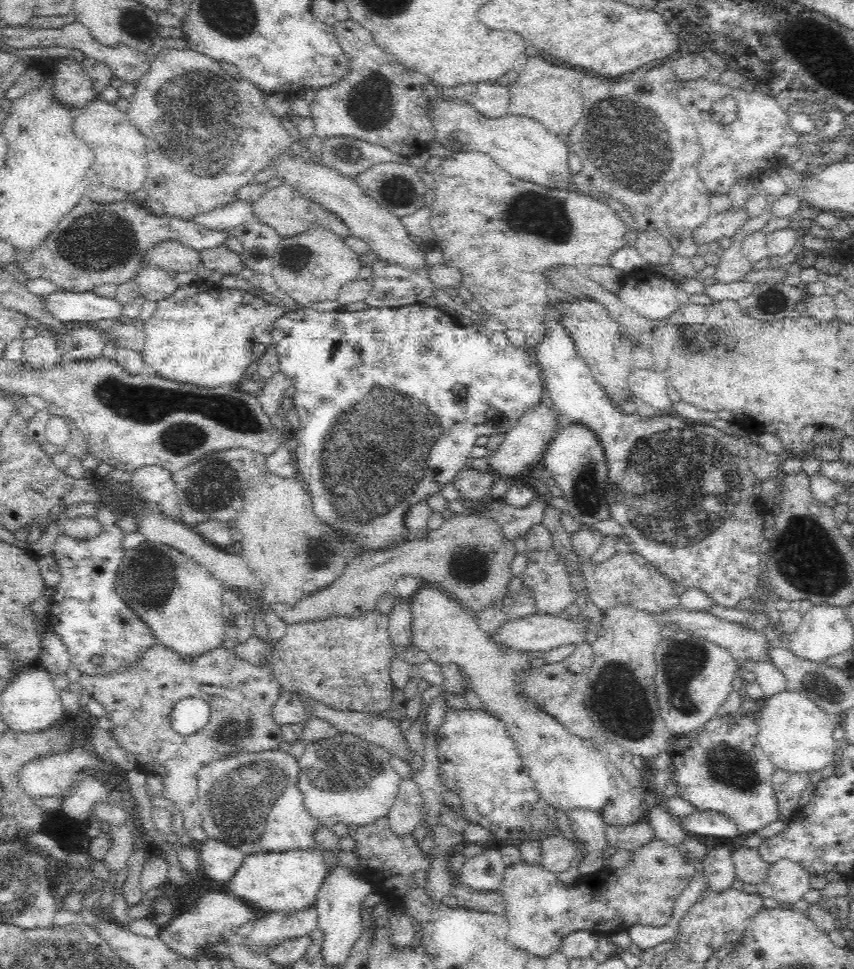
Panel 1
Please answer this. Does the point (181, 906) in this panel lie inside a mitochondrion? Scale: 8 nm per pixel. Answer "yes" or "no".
no

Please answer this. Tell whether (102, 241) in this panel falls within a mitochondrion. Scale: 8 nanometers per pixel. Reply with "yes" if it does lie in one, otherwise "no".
yes

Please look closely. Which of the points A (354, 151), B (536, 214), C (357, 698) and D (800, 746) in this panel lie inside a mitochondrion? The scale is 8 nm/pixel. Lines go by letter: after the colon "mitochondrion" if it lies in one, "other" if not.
A: mitochondrion
B: mitochondrion
C: other
D: other

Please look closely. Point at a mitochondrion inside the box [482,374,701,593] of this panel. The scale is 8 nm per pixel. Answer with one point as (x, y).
(586, 491)

